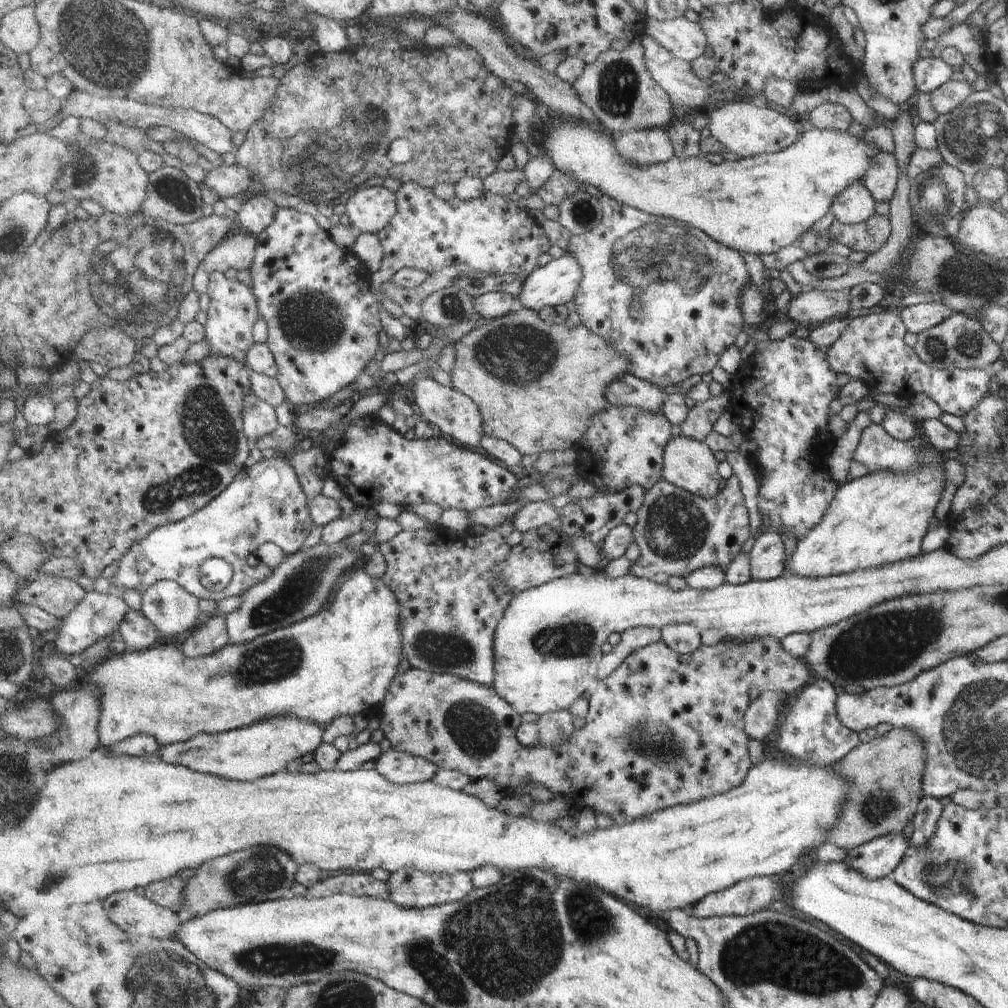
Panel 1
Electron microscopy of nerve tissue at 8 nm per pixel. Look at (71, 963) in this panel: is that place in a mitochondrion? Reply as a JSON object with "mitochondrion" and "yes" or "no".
{"mitochondrion":"no"}

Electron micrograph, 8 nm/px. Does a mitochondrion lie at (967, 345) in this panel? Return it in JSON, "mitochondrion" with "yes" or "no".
{"mitochondrion":"yes"}

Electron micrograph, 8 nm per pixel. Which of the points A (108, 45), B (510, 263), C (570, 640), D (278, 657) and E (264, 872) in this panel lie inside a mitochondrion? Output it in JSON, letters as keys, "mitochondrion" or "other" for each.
{"A":"mitochondrion","B":"other","C":"mitochondrion","D":"mitochondrion","E":"mitochondrion"}

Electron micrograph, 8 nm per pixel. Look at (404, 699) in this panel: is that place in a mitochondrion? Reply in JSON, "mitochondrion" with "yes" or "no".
{"mitochondrion":"no"}

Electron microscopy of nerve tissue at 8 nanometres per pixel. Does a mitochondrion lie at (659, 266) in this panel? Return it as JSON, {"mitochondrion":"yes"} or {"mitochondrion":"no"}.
{"mitochondrion":"yes"}

